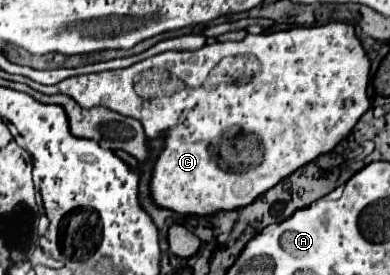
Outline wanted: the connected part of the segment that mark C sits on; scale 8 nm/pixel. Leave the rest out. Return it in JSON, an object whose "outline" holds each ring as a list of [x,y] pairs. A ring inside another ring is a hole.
{"outline":[[[327,23],[319,27],[295,27],[287,31],[247,35],[245,41],[213,43],[197,51],[165,51],[125,69],[77,75],[51,87],[33,81],[25,83],[47,95],[67,93],[79,103],[91,101],[91,107],[107,107],[121,115],[129,115],[141,122],[149,140],[158,138],[158,133],[165,137],[165,147],[155,163],[151,179],[151,195],[155,203],[173,209],[179,215],[213,215],[219,209],[231,211],[253,203],[295,169],[313,161],[321,153],[331,151],[343,137],[347,137],[359,117],[369,109],[369,67],[369,57],[365,55],[353,25]],[[227,59],[233,59],[235,63],[231,61],[225,69],[217,69],[221,67],[221,61]],[[242,132],[252,133],[261,141],[263,161],[259,165],[250,167],[245,166],[245,162],[224,159],[227,153],[245,151]]]}

